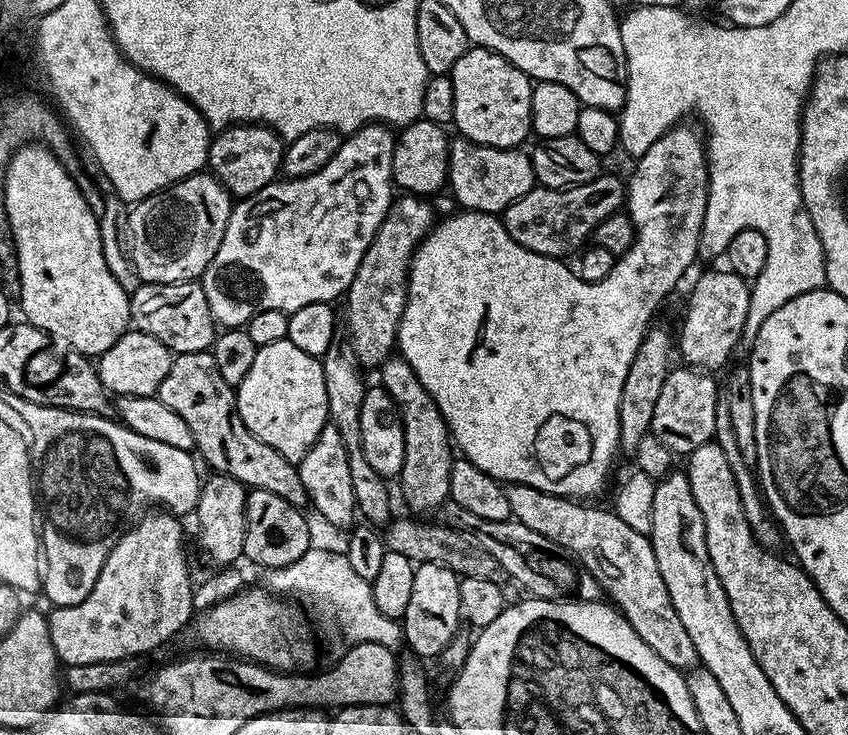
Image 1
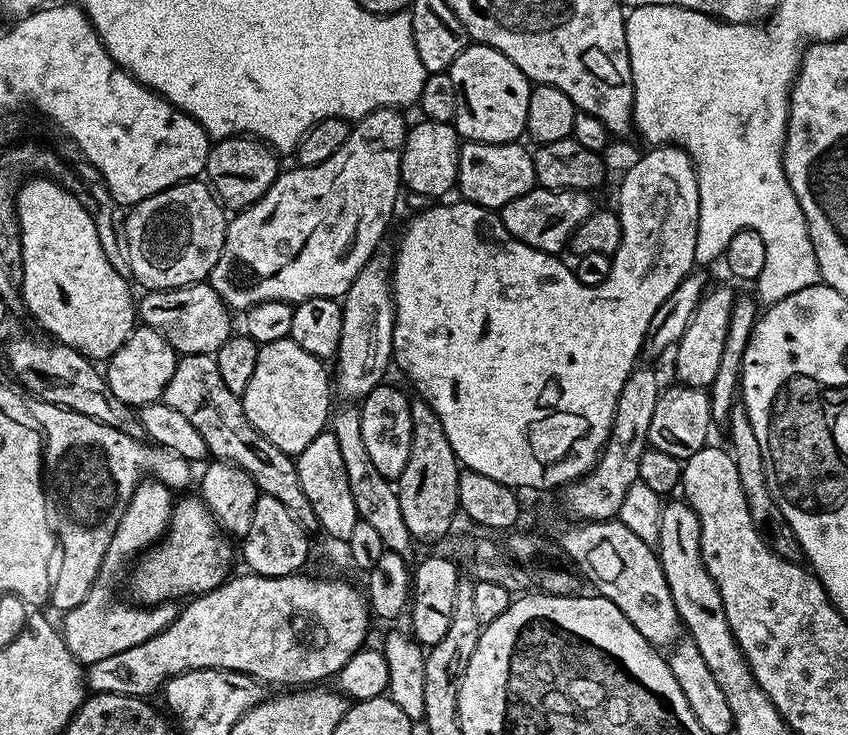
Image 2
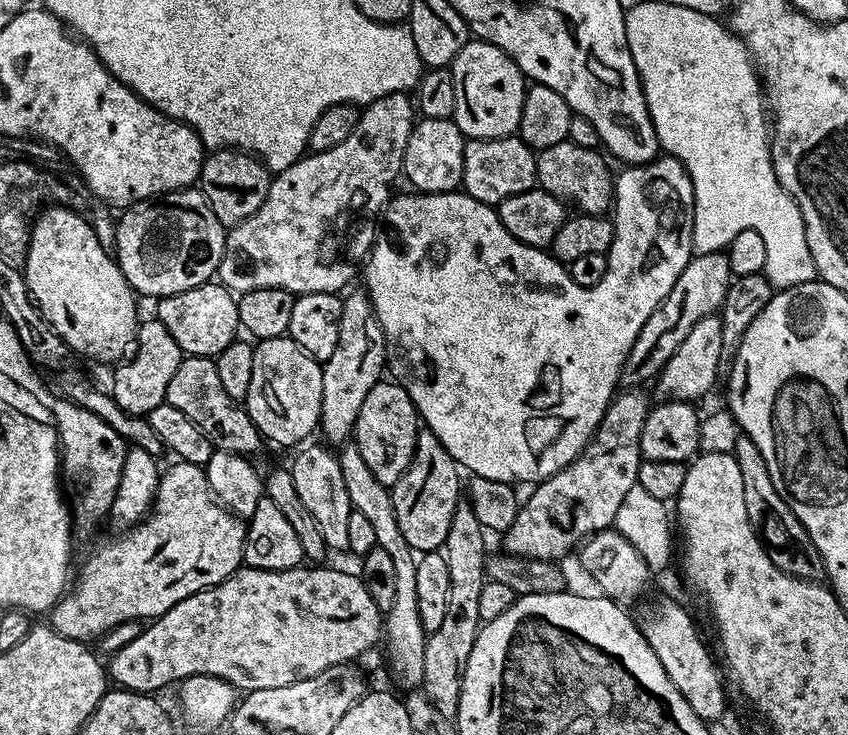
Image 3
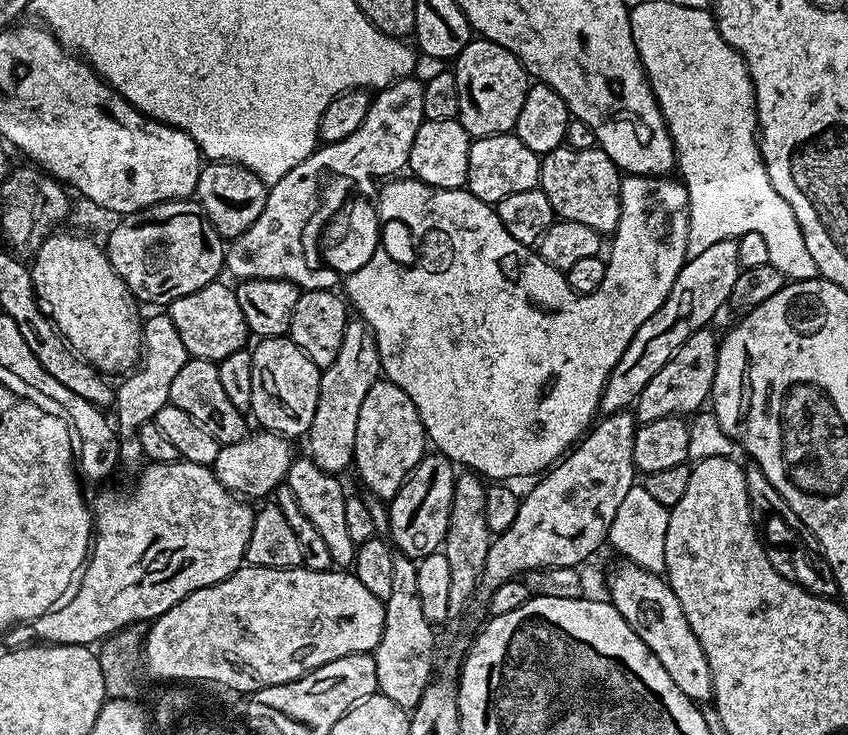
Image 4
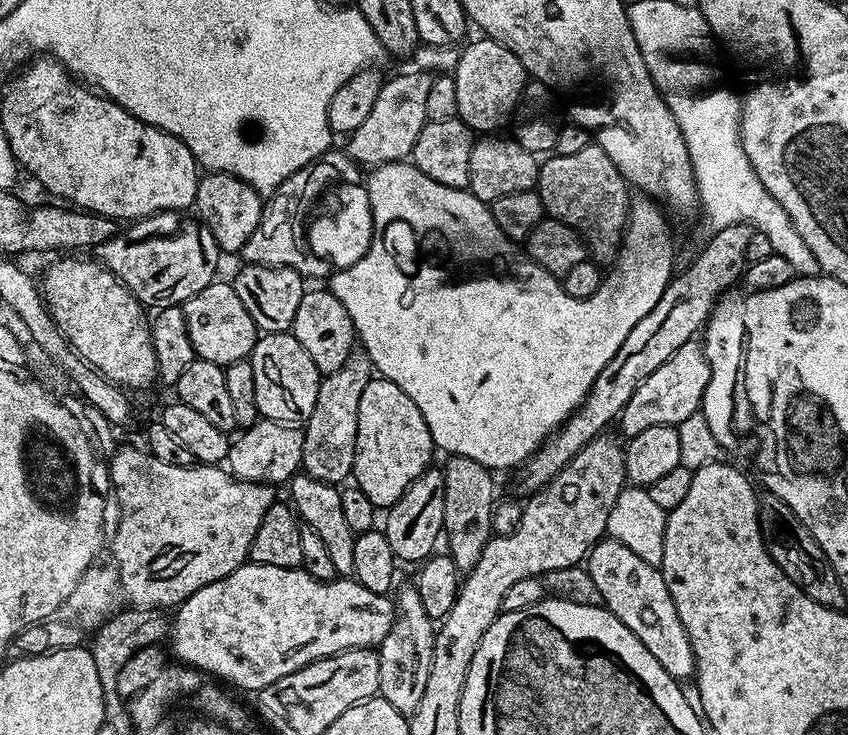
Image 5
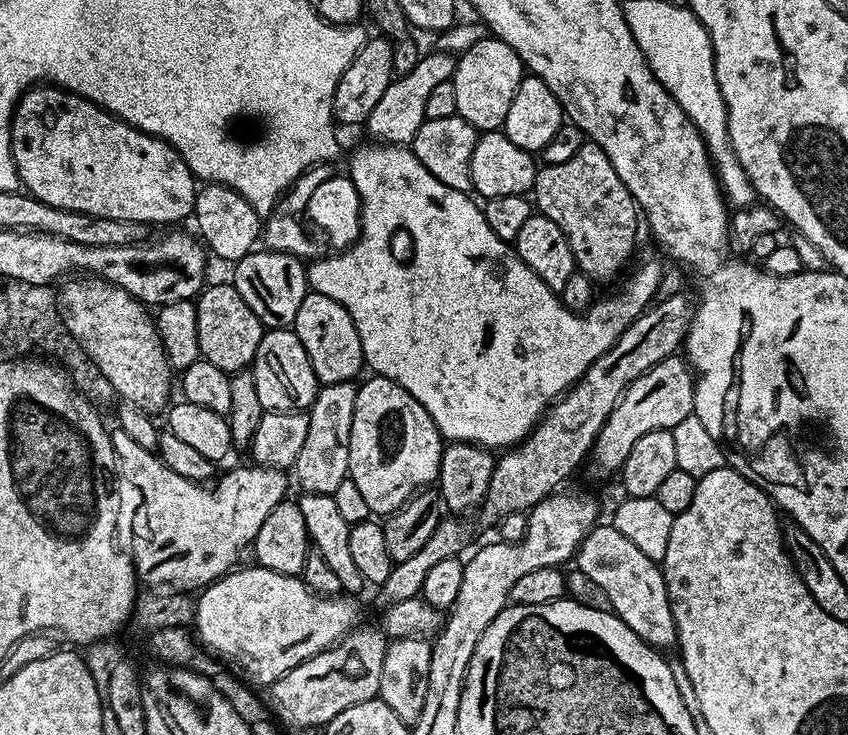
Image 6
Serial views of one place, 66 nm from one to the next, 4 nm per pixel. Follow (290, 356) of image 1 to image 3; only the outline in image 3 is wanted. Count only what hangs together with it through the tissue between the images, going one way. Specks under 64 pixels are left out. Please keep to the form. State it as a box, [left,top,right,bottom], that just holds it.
[246,334,322,445]

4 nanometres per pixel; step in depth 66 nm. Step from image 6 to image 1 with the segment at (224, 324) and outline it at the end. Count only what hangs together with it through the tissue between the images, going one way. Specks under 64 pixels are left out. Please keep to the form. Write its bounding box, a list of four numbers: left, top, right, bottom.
[130,280,218,354]

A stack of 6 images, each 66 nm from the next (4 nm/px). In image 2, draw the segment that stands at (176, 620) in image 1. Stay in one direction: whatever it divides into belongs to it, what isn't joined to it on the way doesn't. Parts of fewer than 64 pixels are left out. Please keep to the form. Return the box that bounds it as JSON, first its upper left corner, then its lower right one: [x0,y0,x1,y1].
[60,478,179,665]

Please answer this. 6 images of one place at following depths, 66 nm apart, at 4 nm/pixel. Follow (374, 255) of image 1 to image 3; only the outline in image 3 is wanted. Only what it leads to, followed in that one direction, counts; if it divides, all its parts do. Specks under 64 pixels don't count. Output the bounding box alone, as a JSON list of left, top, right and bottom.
[318,291,386,446]

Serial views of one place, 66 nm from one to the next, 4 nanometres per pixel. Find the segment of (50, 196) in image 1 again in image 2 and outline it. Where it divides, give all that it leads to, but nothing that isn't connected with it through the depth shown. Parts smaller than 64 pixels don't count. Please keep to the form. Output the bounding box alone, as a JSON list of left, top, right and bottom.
[16,178,138,362]

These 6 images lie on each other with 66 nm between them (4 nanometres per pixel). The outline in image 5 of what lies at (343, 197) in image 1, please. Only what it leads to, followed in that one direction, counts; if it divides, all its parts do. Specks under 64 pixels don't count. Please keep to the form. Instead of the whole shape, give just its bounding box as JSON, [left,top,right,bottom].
[242,72,432,278]

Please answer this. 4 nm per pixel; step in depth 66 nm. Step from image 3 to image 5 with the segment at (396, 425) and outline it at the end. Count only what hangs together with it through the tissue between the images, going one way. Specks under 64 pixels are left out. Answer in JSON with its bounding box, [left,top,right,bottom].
[352,378,434,510]

